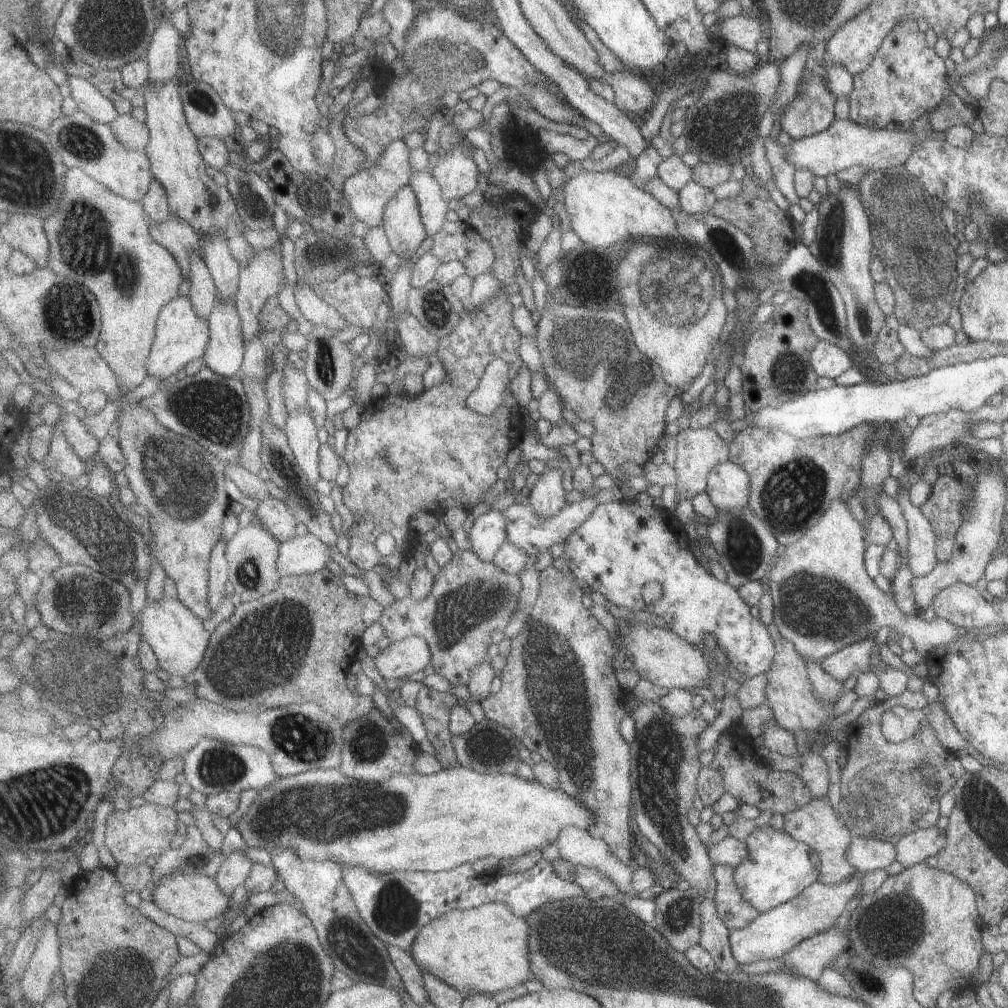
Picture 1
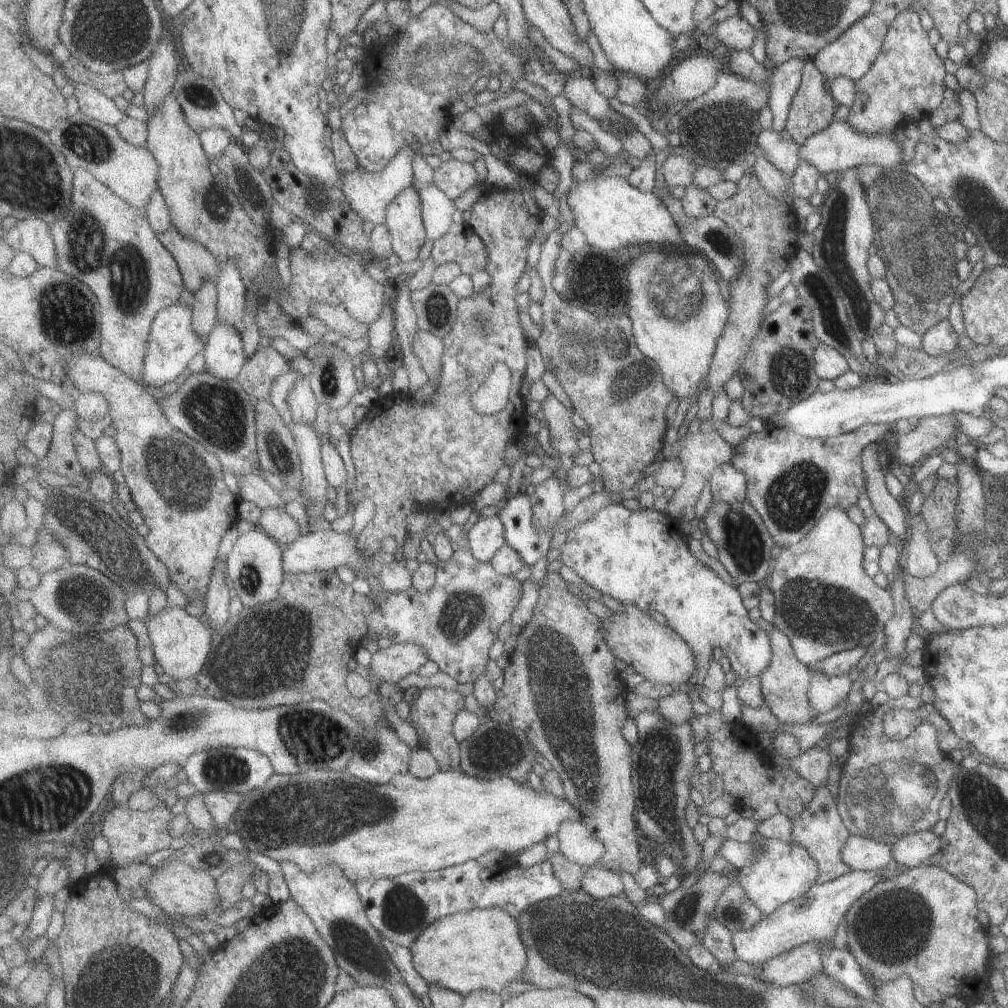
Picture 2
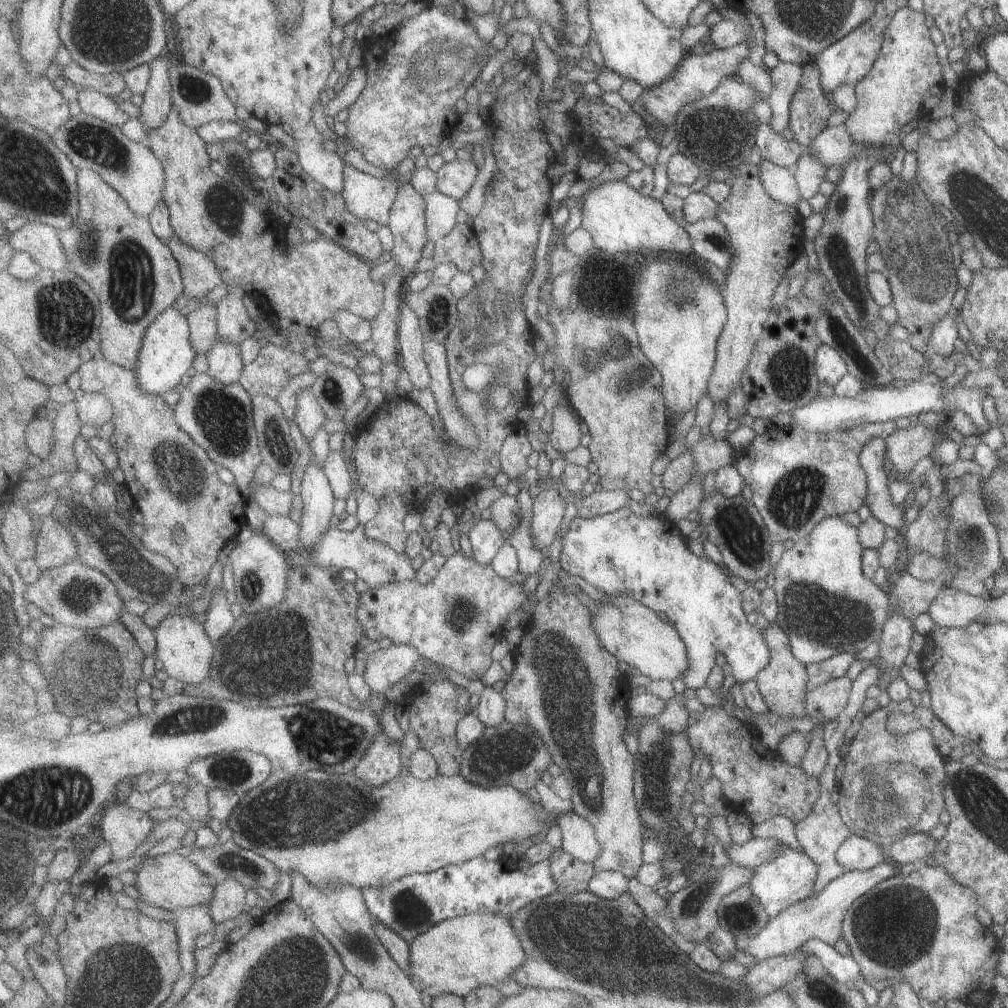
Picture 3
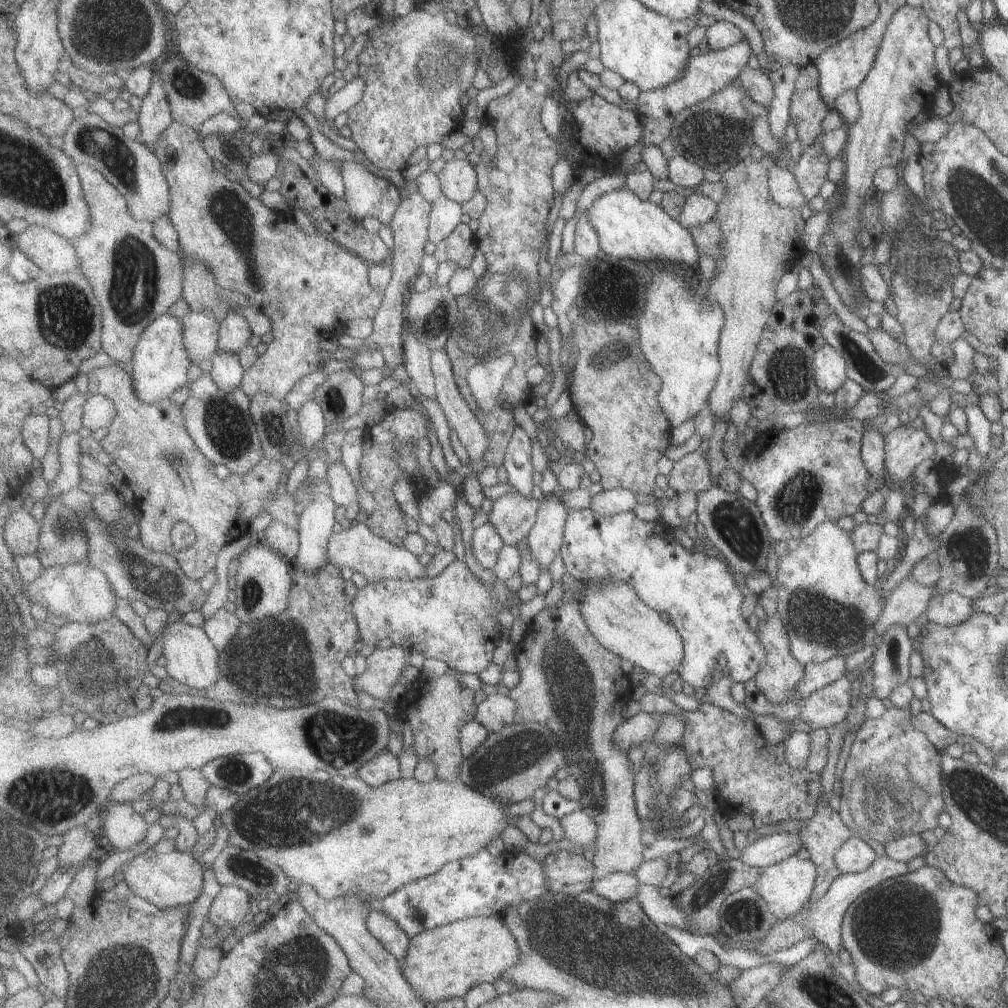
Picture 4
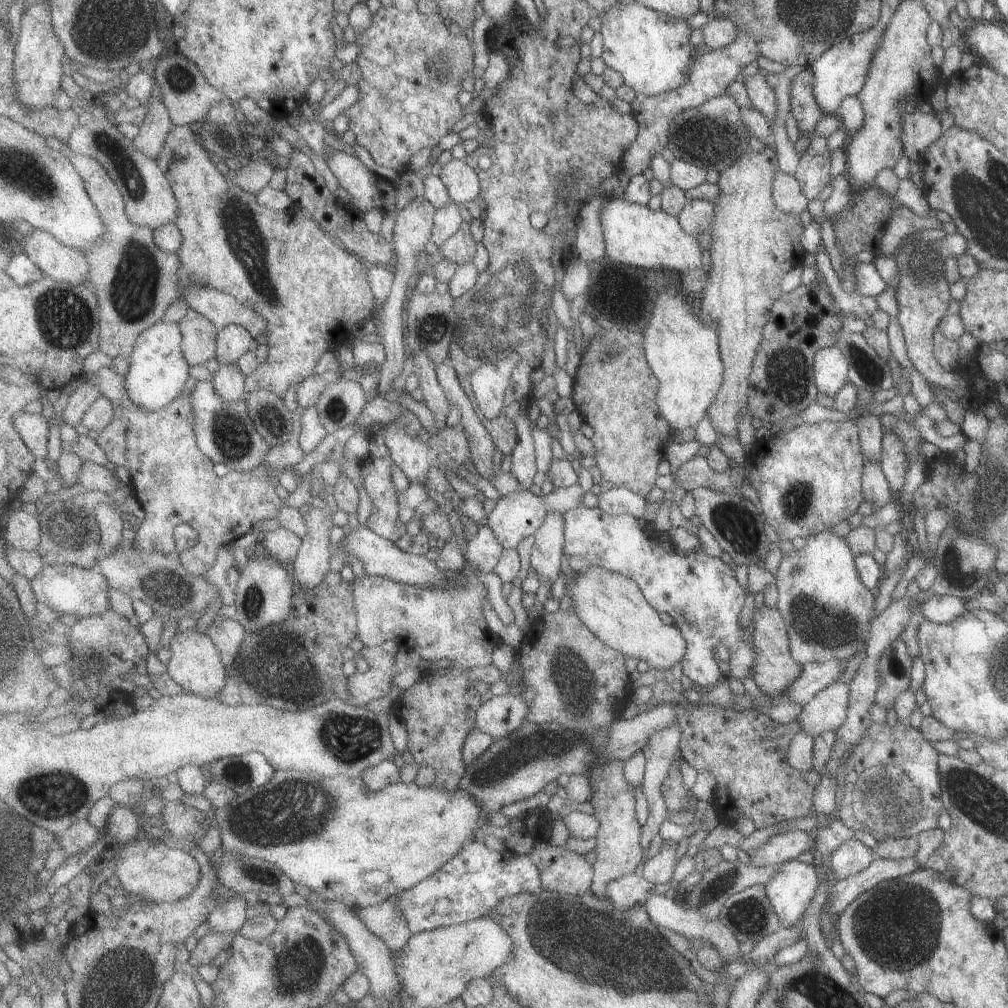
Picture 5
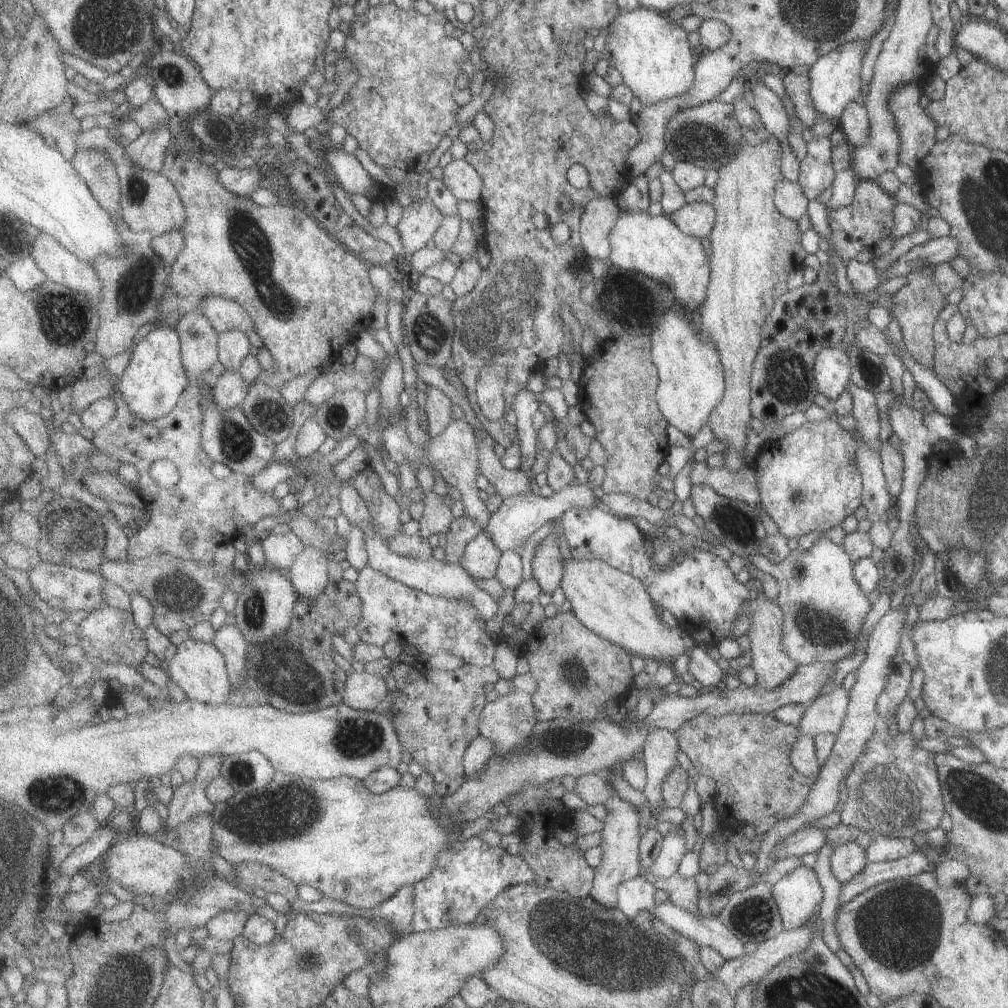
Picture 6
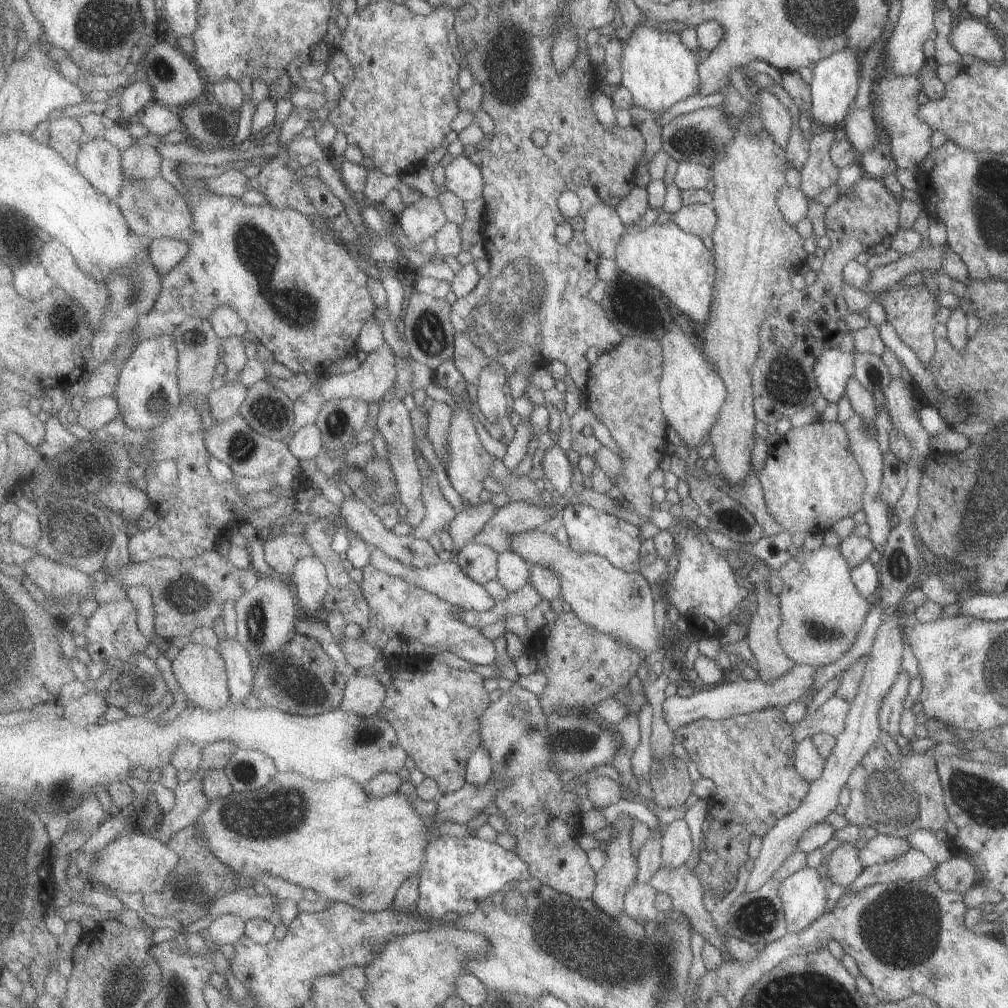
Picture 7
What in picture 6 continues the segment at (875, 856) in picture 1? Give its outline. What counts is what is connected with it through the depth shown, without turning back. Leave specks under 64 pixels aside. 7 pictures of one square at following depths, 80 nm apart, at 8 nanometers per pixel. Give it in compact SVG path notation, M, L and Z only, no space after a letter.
M855 841L845 842L833 852L830 864L837 880L841 883L847 882L866 866L865 850Z

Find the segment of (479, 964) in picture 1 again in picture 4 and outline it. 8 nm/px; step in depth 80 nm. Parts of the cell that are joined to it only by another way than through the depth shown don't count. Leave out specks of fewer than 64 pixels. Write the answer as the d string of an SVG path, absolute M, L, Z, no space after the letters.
M497 915L463 918L429 929L410 940L407 956L400 960L401 967L407 982L425 1003L464 998L479 984L494 984L521 958L515 936L499 922Z

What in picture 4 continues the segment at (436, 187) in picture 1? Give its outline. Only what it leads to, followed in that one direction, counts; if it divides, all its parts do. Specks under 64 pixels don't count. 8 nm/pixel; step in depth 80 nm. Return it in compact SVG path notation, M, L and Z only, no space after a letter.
M444 195L441 198L435 198L431 202L430 242L436 246L441 240L445 240L459 224L462 224L461 216L463 216L463 210L459 202L450 200Z

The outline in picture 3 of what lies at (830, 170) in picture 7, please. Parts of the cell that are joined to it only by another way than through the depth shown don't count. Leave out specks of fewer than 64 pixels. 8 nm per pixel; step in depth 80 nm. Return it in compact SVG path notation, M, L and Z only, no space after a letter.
M807 152L794 168L795 179L802 199L810 202L818 193L819 186L825 182L828 168L816 157Z

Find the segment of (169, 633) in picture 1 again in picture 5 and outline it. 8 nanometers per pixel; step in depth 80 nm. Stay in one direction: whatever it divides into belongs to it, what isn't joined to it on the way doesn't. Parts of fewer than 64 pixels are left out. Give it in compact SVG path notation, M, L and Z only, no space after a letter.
M185 630L175 632L168 647L171 651L171 658L166 665L168 674L185 688L186 693L197 694L204 698L216 699L222 693L227 683L227 668L222 662L222 654L218 647L211 641L207 634L201 634L196 630Z

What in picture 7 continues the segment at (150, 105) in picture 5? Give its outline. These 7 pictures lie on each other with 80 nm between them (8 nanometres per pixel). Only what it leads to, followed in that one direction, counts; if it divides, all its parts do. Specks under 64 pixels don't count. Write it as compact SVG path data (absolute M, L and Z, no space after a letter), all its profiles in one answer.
M148 134L122 152L122 172L124 178L133 180L150 180L161 175L163 158L158 154L158 148L163 144L161 137Z

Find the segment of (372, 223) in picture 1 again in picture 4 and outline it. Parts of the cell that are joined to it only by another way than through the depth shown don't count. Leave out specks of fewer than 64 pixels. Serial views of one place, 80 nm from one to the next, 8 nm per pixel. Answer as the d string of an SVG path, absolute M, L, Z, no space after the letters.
M343 161L341 166L343 181L346 187L344 201L350 210L350 216L355 219L375 218L382 225L390 224L399 207L400 190L393 182L378 178L371 174L363 164L355 161Z

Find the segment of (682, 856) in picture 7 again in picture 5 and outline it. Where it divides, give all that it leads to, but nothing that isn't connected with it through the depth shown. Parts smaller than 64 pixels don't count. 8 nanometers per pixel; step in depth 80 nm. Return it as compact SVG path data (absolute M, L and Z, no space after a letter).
M667 841L656 856L645 860L638 873L651 884L672 883L678 862L677 844Z

